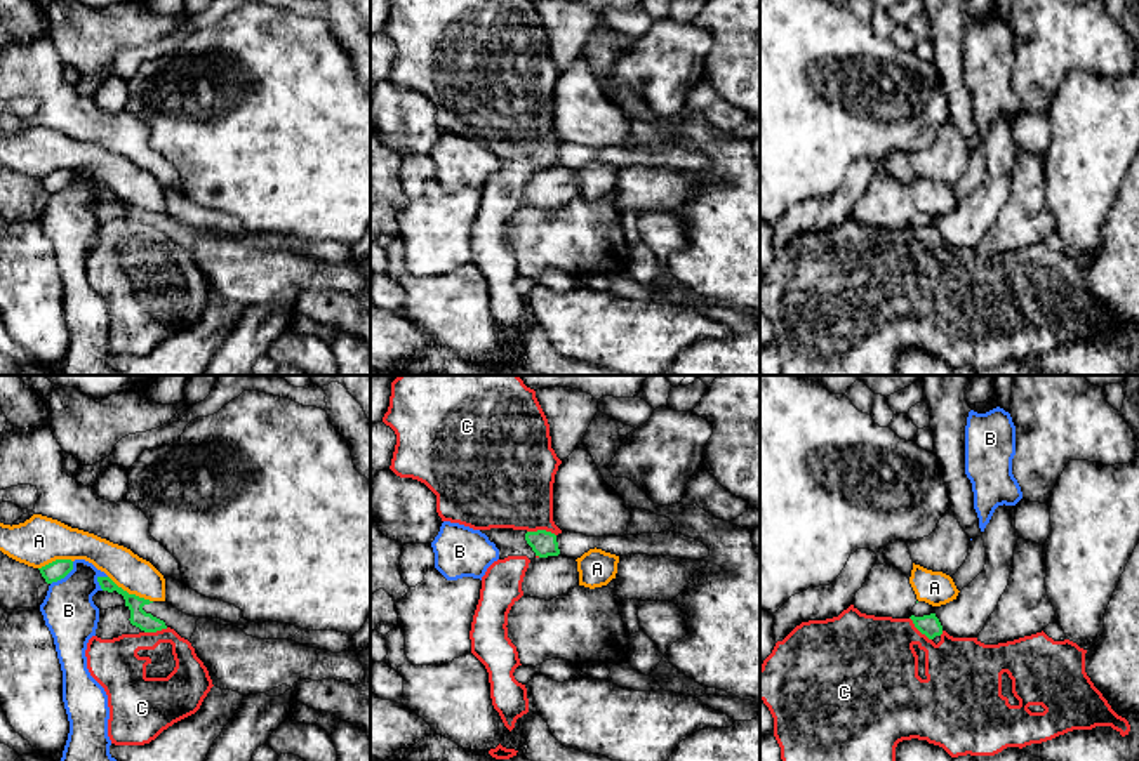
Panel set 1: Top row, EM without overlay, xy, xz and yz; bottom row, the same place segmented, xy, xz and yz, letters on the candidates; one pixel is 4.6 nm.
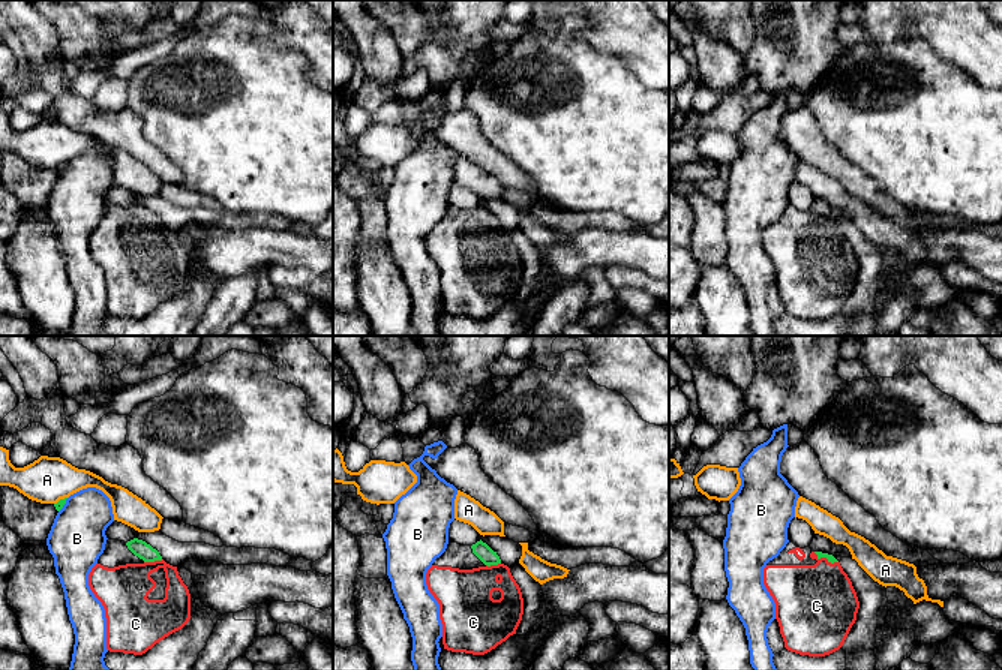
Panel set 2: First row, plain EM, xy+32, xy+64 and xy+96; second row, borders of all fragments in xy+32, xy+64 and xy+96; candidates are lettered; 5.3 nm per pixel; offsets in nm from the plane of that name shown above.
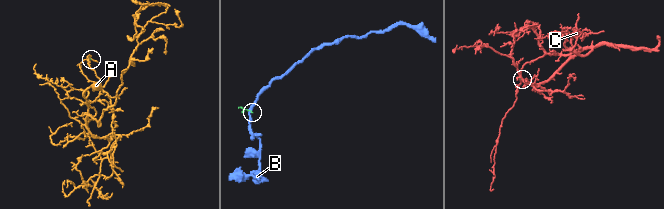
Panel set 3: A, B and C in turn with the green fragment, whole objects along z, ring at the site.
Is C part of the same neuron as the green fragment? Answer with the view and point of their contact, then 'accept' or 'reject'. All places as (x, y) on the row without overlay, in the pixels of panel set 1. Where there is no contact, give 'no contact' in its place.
contact xz (541, 141); accept

